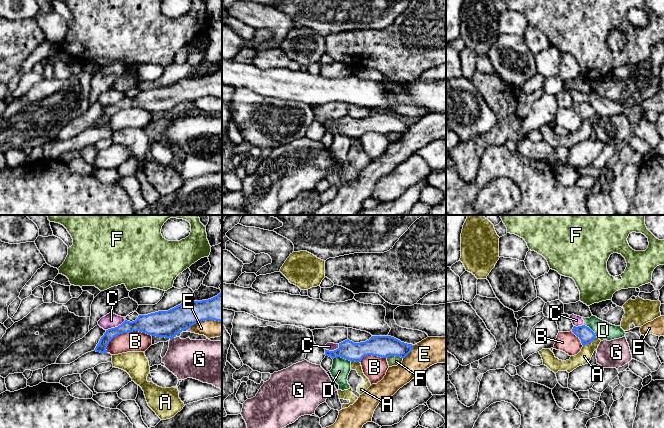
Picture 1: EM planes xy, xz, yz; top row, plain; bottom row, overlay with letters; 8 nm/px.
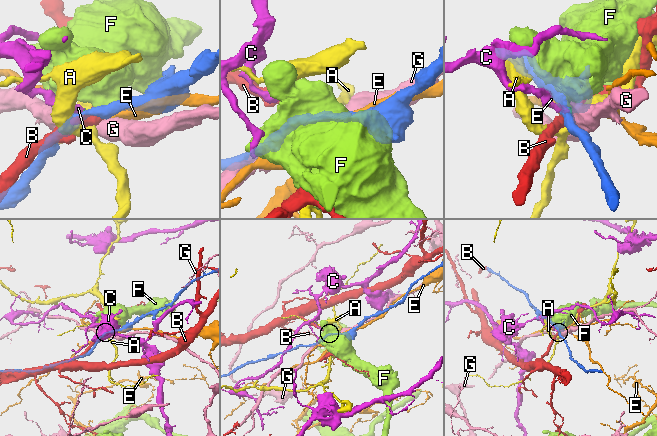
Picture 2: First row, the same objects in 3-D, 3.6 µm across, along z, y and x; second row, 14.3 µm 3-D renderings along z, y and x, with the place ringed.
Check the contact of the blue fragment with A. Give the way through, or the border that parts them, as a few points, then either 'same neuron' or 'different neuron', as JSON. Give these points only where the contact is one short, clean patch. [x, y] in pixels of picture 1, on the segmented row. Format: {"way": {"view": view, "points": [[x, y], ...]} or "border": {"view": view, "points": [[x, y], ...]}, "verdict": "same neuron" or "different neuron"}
{"border": {"view": "yz", "points": [[596, 337], [583, 346]]}, "verdict": "different neuron"}

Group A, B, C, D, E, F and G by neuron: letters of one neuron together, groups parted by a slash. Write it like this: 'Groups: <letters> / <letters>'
Groups: A / B / C D / E / F / G

